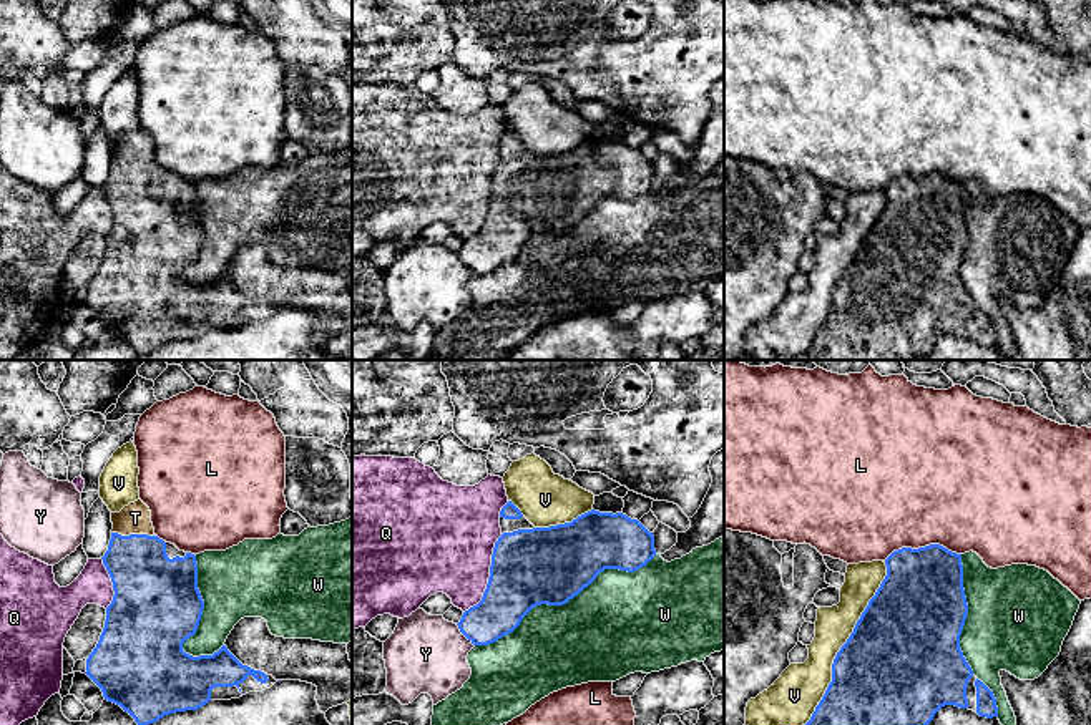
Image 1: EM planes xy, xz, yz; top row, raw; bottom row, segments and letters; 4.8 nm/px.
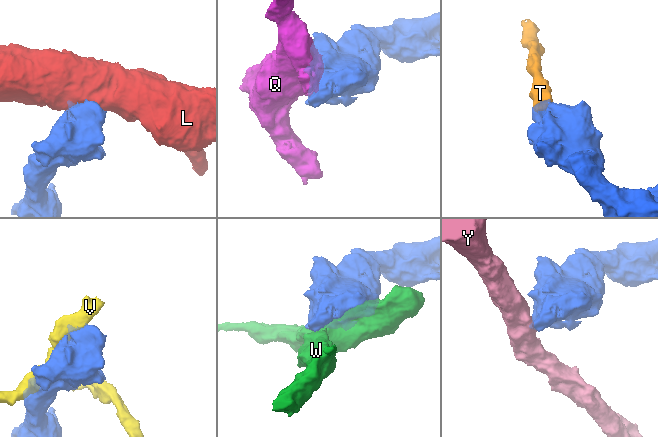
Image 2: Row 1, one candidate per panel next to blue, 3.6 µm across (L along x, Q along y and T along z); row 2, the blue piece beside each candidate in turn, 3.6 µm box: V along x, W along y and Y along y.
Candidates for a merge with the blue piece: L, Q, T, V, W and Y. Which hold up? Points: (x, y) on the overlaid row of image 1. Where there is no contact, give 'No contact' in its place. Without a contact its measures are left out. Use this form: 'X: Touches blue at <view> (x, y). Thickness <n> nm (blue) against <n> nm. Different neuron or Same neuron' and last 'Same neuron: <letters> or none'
L: Touches blue at yz (922, 548). Thickness 420 nm (blue) against 480 nm. Different neuron
Q: Touches blue at xz (490, 576). Thickness 380 nm (blue) against 440 nm. Different neuron
T: Touches blue at xy (133, 535). Thickness 320 nm (blue) against 150 nm. Same neuron
V: Touches blue at yz (844, 644). Thickness 500 nm (blue) against 190 nm. Different neuron
W: Touches blue at xz (565, 603). Thickness 380 nm (blue) against 460 nm. Different neuron
Y: Touches blue at xz (464, 634). Thickness 220 nm (blue) against 380 nm. Different neuron
Same neuron: T

